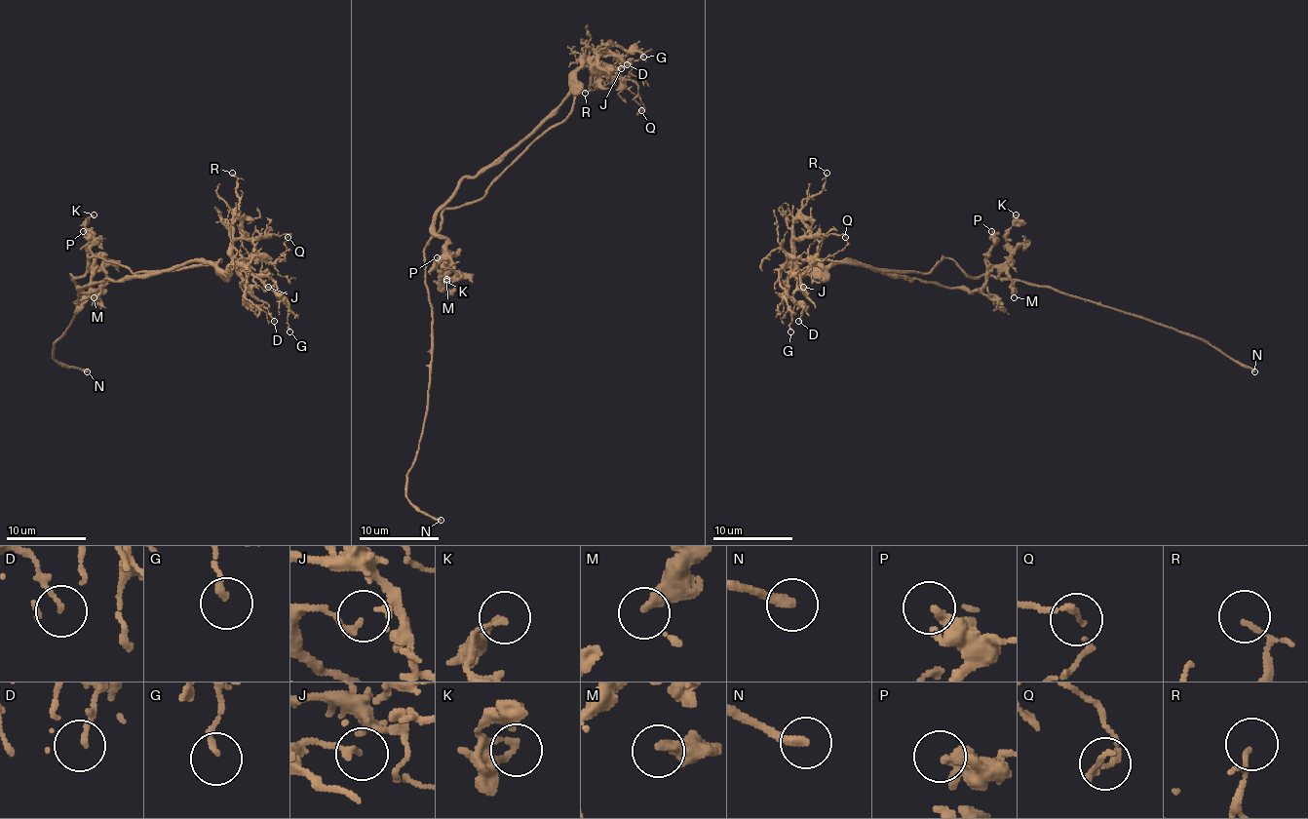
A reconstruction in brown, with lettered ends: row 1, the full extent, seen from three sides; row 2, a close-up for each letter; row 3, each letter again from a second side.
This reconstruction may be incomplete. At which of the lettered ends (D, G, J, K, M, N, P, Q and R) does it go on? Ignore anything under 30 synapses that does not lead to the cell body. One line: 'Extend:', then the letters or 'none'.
Extend: N

